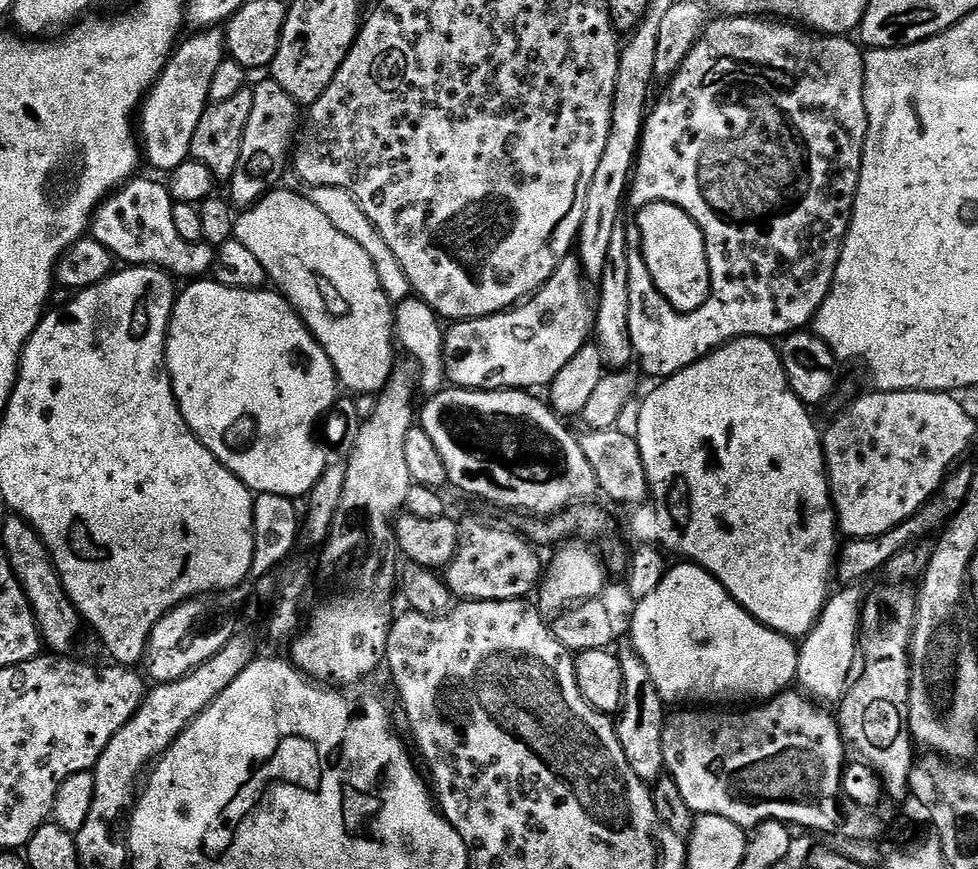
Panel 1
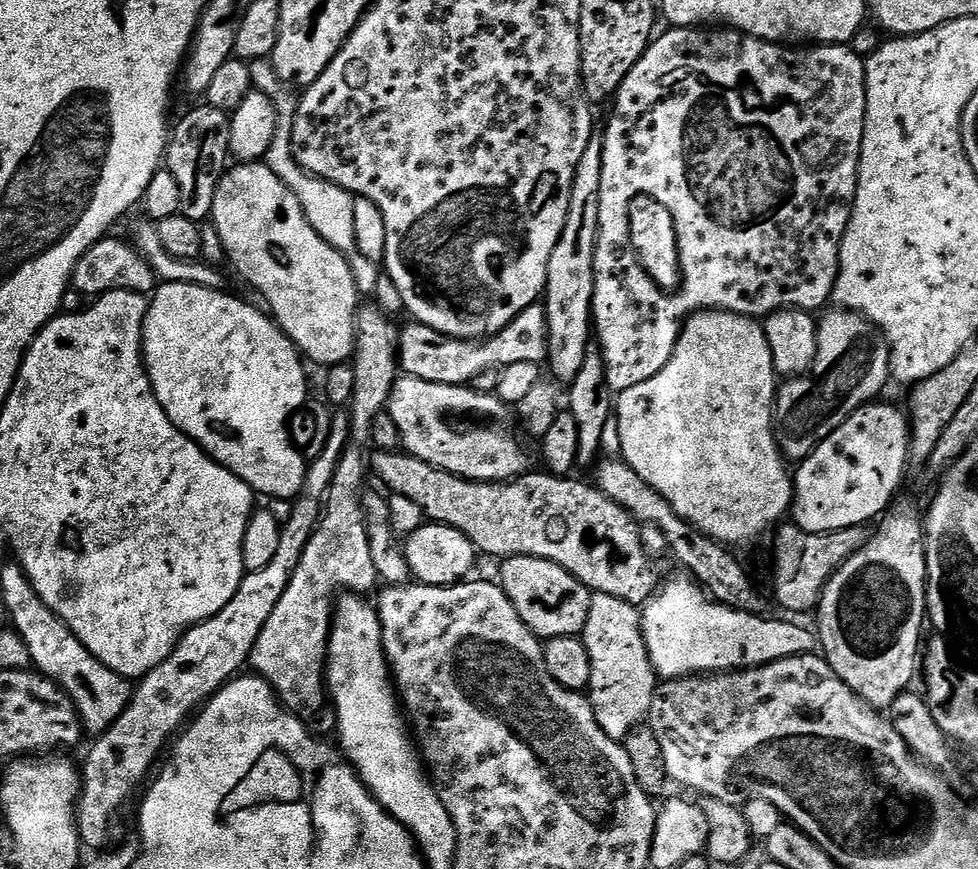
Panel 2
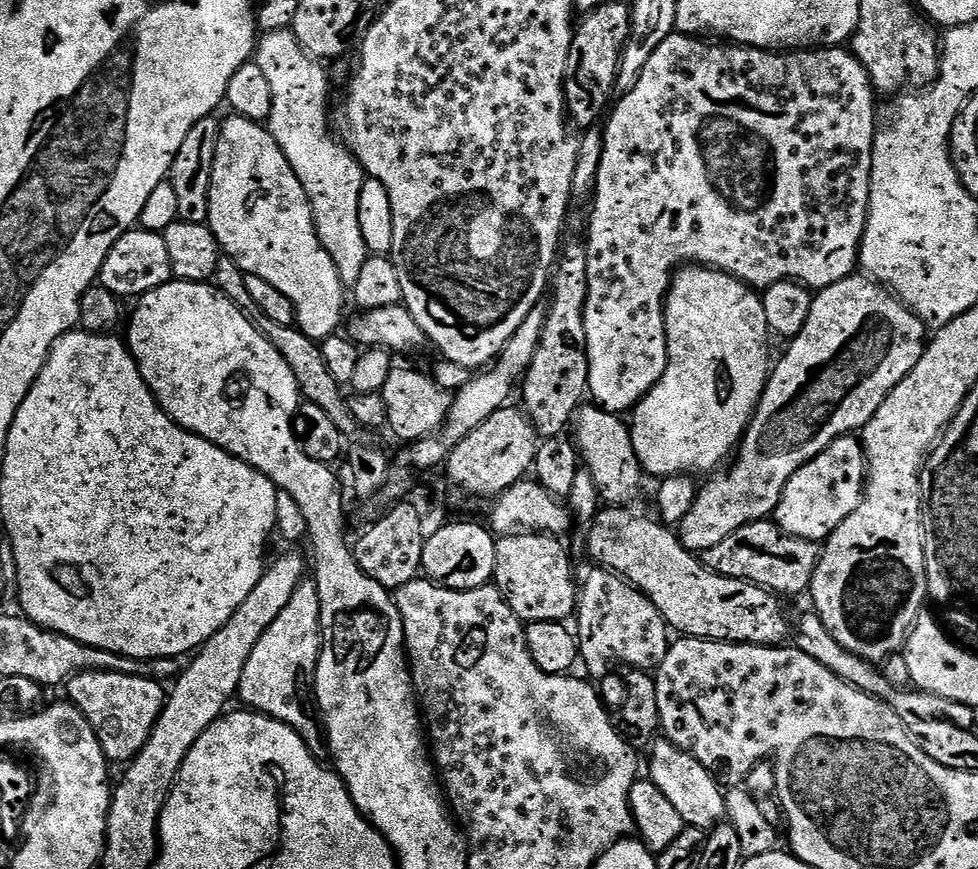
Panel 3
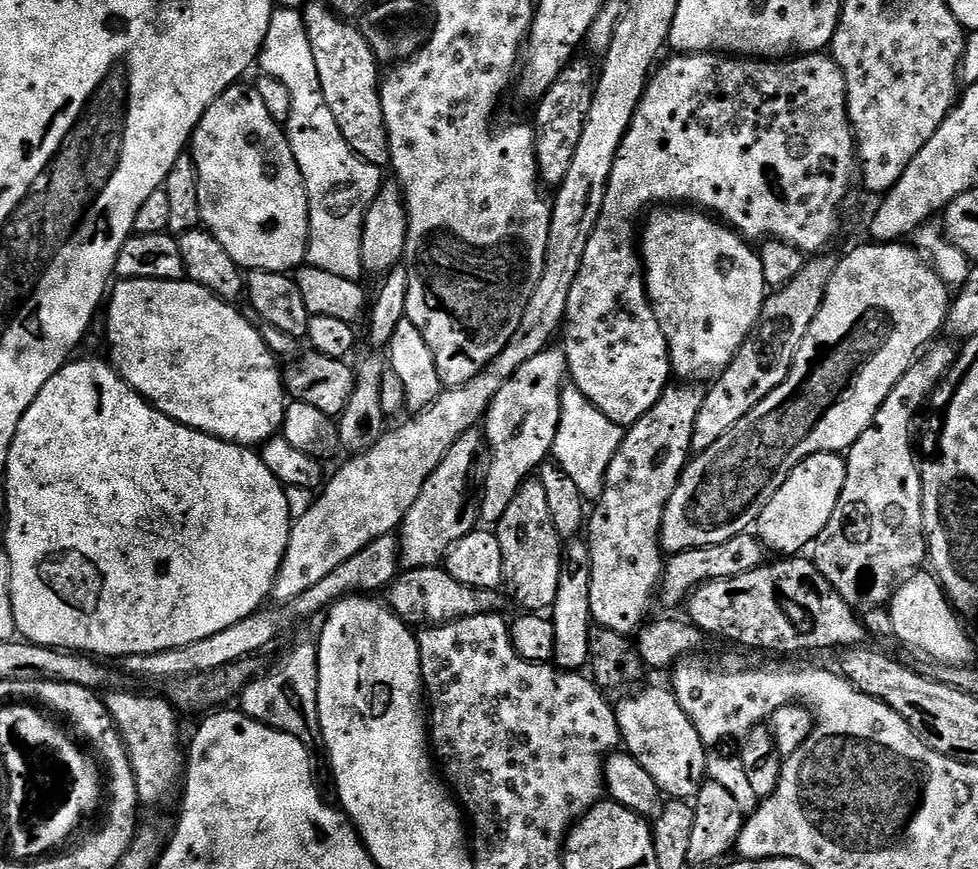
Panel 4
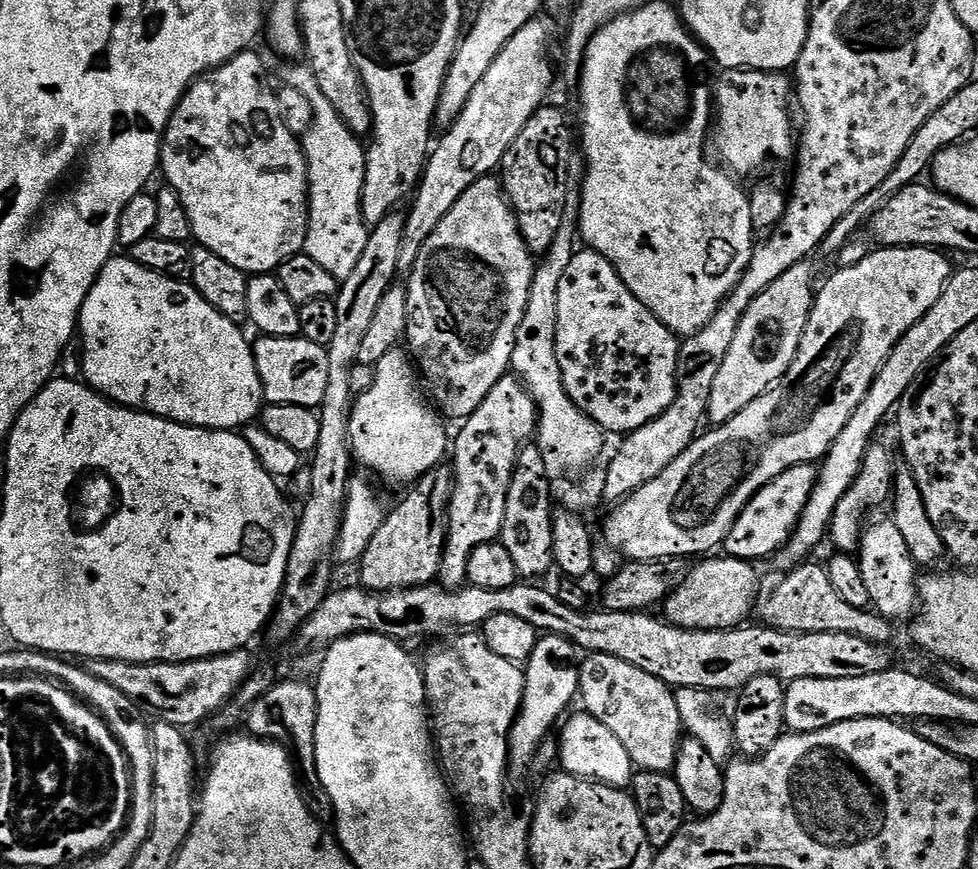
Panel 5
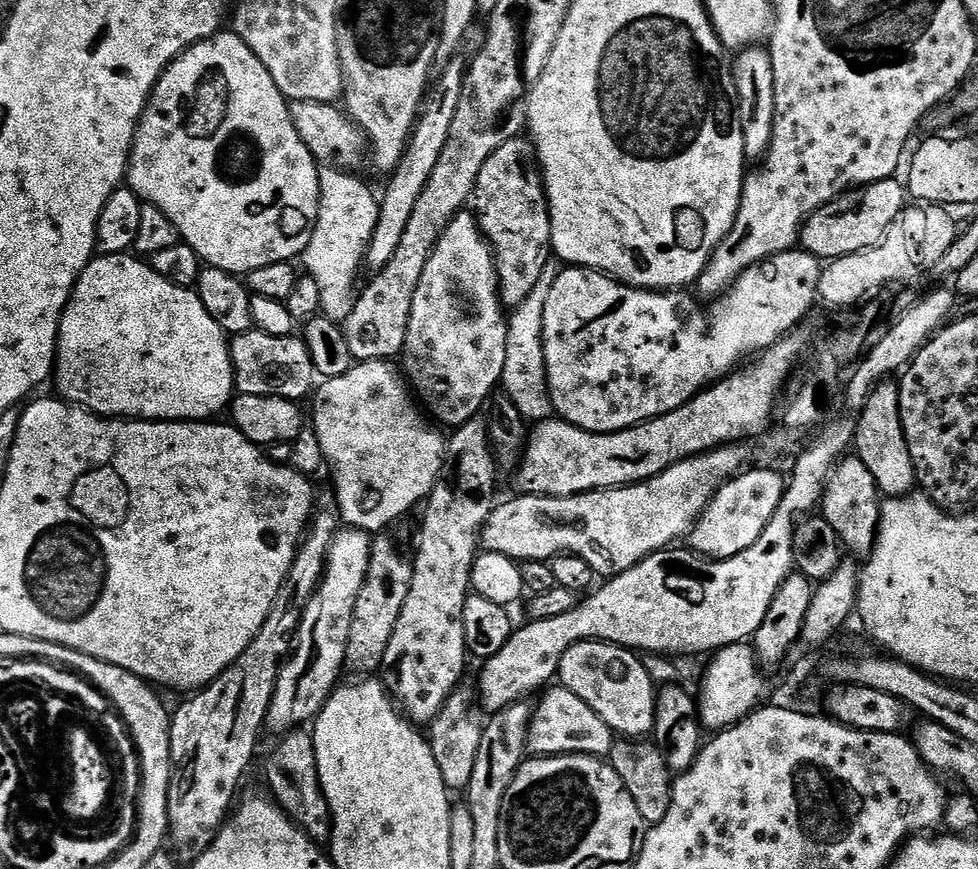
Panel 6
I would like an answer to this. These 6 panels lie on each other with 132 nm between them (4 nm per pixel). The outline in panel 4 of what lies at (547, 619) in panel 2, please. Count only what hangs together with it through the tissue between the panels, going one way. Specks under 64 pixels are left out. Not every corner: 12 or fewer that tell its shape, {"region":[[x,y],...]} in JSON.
{"region":[[540,479],[494,531],[502,584],[532,614],[558,592],[562,537]]}

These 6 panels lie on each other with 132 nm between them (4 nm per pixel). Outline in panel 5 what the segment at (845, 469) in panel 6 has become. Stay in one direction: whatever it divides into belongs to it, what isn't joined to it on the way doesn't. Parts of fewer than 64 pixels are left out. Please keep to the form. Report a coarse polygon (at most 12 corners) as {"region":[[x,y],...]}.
{"region":[[892,518],[867,525],[858,563],[870,605],[898,622],[918,567]]}

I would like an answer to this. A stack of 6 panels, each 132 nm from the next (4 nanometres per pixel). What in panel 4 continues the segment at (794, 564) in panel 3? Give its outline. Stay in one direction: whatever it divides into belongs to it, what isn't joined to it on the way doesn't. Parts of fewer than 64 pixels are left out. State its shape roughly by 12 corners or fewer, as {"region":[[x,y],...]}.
{"region":[[752,534],[673,552],[659,603],[681,607],[700,585],[765,563]]}

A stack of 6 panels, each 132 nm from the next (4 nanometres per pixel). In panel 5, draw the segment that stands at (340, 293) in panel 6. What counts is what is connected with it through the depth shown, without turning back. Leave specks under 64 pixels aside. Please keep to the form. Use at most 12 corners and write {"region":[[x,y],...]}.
{"region":[[308,66],[285,70],[312,123],[303,255],[350,278],[370,231],[366,148]]}

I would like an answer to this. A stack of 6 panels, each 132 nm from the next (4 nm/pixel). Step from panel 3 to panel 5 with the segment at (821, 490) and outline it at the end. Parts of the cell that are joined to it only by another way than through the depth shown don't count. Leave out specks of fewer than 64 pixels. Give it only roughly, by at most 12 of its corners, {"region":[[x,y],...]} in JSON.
{"region":[[812,464],[787,468],[738,514],[722,548],[775,557],[816,485]]}

